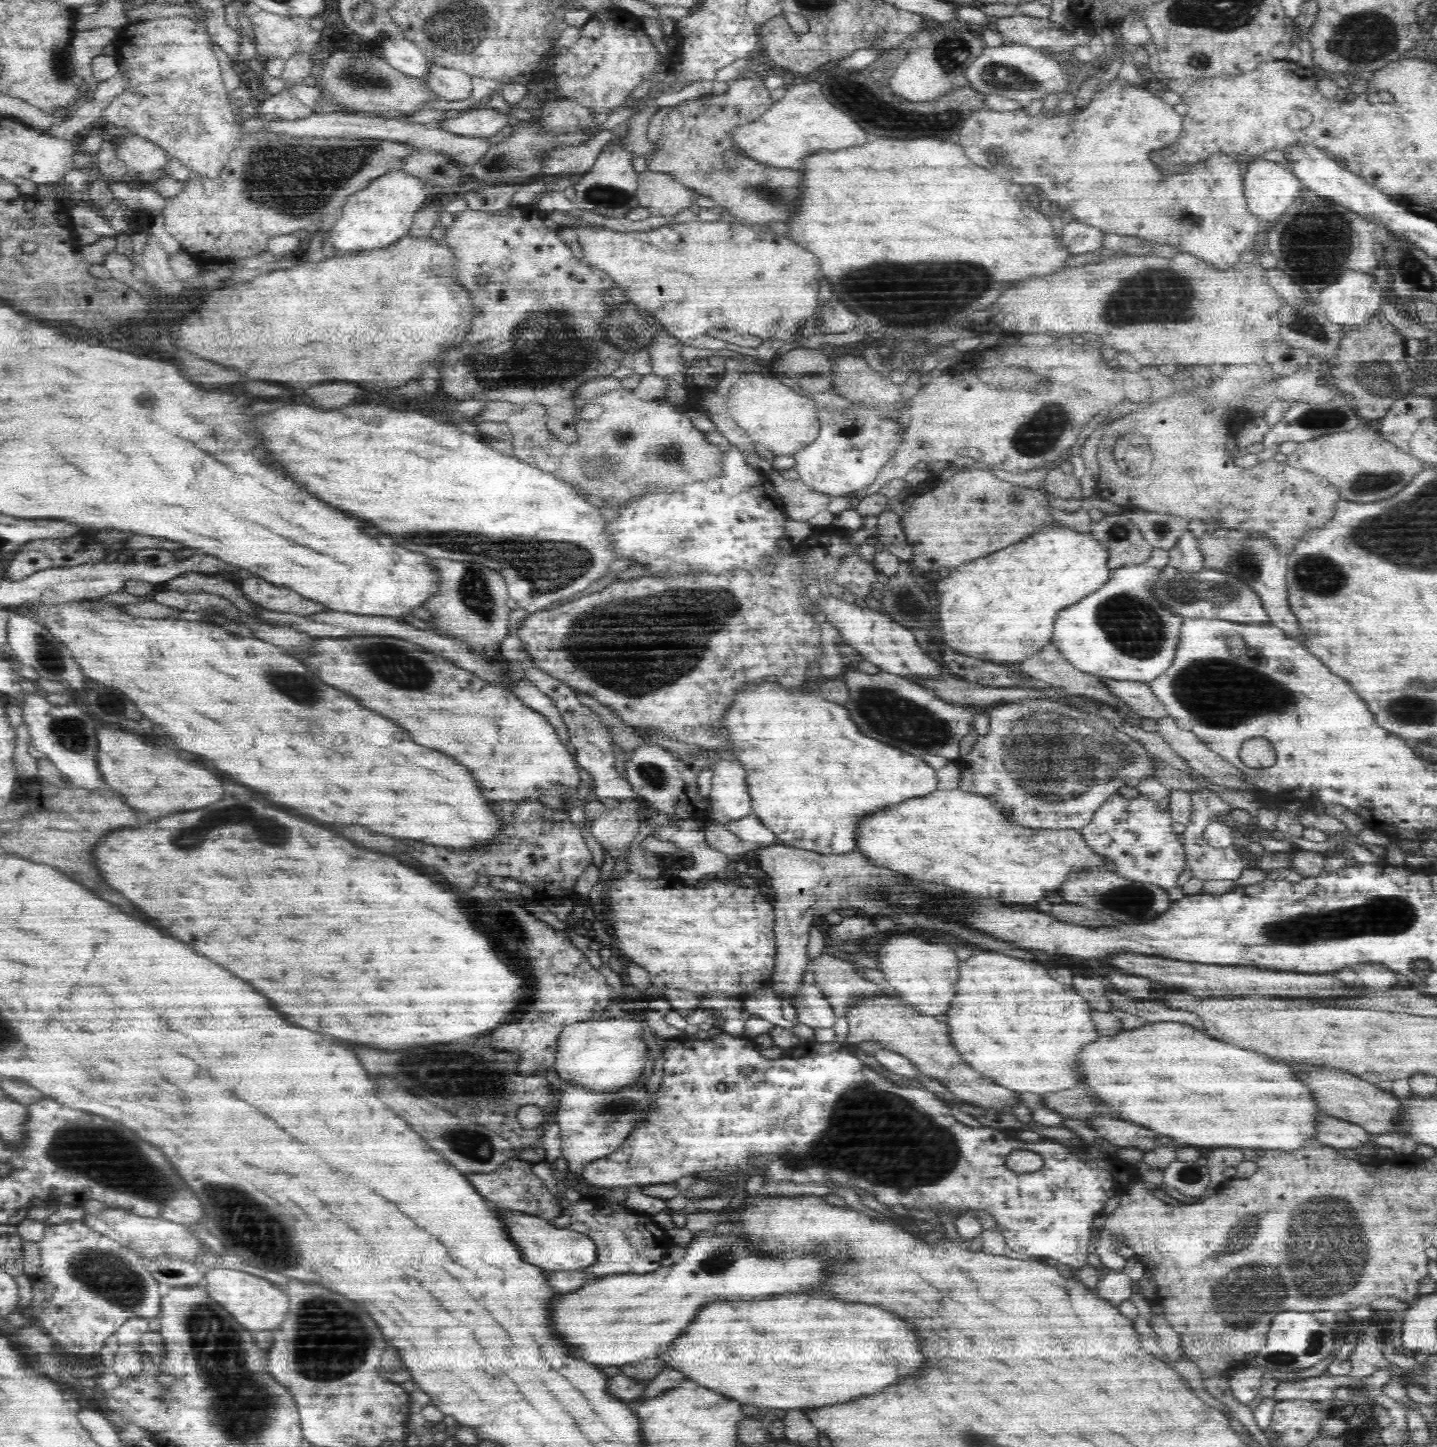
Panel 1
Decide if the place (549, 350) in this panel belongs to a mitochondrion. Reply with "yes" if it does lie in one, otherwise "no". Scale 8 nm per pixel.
yes

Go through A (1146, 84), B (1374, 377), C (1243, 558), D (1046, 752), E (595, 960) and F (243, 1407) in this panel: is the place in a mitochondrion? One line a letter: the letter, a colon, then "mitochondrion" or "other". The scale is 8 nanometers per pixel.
A: other
B: mitochondrion
C: mitochondrion
D: mitochondrion
E: other
F: mitochondrion

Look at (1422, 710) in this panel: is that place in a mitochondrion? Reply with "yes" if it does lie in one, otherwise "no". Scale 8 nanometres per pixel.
yes

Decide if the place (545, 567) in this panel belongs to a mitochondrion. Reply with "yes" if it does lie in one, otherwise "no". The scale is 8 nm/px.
yes

